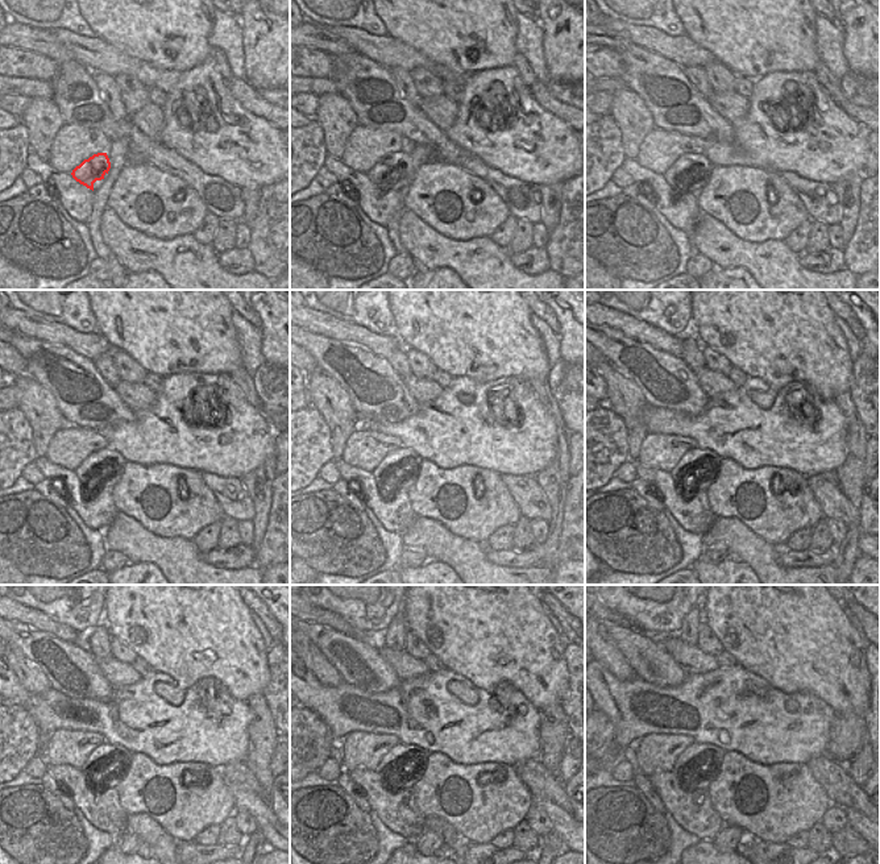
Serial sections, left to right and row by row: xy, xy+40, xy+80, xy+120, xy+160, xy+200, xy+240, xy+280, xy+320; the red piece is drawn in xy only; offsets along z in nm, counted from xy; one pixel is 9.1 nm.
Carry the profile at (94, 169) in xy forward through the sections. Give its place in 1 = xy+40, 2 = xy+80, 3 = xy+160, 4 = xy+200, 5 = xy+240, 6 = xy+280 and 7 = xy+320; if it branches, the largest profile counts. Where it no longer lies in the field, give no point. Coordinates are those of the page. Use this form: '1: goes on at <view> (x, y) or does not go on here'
1: goes on at xy+40 (387, 169)
2: goes on at xy+80 (684, 169)
3: goes on at xy+160 (394, 461)
4: goes on at xy+200 (693, 460)
5: goes on at xy+240 (102, 757)
6: goes on at xy+280 (399, 756)
7: goes on at xy+320 (696, 755)

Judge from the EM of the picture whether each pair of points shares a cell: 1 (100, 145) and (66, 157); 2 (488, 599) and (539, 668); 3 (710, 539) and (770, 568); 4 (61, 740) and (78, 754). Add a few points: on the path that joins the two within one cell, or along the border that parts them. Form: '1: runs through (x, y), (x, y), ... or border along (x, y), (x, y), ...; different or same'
1: runs through (92, 145), (78, 145), (74, 149); same
2: runs through (489, 617), (523, 651); same
3: runs through (725, 539), (737, 539), (755, 553); same
4: runs through (65, 744), (74, 750); same

